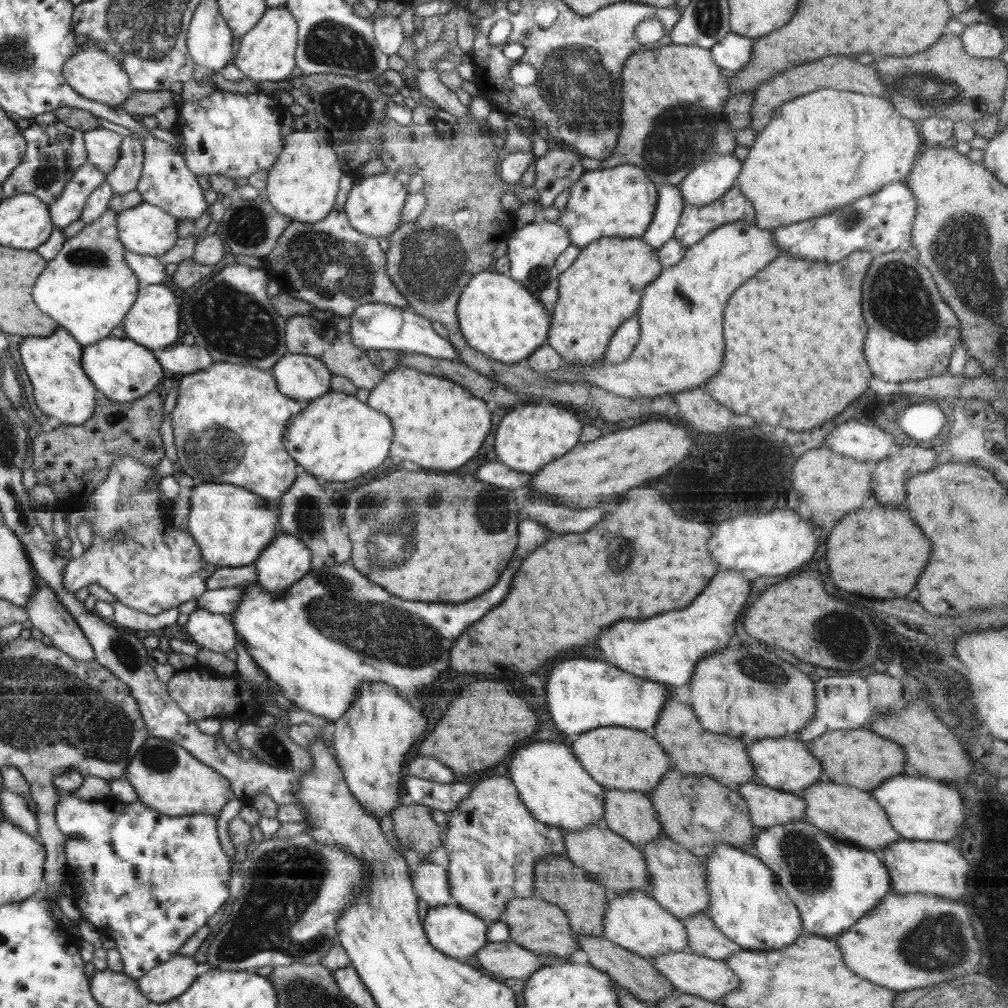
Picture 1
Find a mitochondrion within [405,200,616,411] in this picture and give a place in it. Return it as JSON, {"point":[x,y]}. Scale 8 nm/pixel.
{"point":[539,279]}

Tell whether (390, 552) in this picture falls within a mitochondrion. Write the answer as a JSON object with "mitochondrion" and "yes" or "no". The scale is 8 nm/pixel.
{"mitochondrion":"yes"}

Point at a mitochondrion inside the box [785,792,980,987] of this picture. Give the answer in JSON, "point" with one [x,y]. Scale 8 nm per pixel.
{"point":[941,941]}

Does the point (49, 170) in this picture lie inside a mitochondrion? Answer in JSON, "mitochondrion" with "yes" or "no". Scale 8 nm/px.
{"mitochondrion":"yes"}

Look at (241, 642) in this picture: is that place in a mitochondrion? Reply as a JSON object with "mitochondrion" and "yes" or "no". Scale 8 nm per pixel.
{"mitochondrion":"no"}

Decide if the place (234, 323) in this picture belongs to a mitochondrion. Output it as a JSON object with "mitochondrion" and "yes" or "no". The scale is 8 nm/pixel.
{"mitochondrion":"yes"}

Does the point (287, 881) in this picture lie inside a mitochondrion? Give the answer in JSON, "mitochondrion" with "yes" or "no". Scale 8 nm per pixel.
{"mitochondrion":"yes"}

